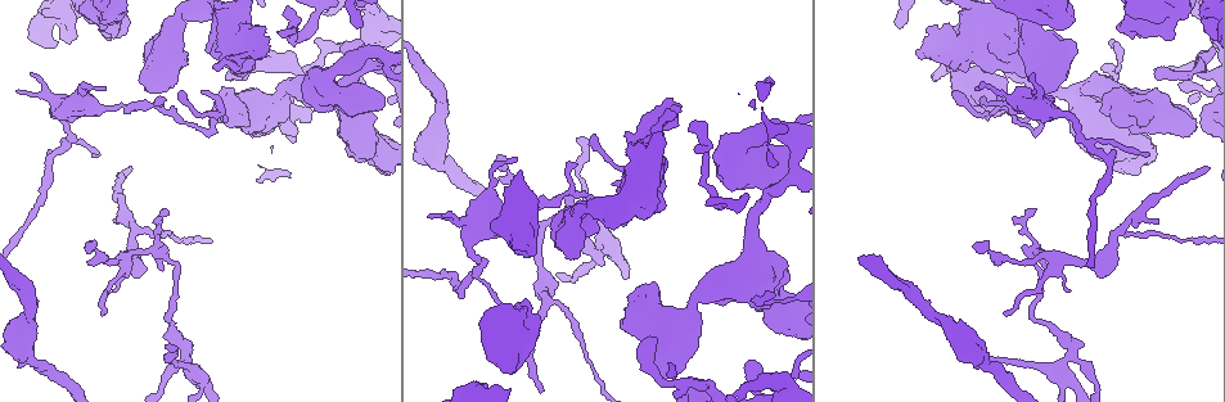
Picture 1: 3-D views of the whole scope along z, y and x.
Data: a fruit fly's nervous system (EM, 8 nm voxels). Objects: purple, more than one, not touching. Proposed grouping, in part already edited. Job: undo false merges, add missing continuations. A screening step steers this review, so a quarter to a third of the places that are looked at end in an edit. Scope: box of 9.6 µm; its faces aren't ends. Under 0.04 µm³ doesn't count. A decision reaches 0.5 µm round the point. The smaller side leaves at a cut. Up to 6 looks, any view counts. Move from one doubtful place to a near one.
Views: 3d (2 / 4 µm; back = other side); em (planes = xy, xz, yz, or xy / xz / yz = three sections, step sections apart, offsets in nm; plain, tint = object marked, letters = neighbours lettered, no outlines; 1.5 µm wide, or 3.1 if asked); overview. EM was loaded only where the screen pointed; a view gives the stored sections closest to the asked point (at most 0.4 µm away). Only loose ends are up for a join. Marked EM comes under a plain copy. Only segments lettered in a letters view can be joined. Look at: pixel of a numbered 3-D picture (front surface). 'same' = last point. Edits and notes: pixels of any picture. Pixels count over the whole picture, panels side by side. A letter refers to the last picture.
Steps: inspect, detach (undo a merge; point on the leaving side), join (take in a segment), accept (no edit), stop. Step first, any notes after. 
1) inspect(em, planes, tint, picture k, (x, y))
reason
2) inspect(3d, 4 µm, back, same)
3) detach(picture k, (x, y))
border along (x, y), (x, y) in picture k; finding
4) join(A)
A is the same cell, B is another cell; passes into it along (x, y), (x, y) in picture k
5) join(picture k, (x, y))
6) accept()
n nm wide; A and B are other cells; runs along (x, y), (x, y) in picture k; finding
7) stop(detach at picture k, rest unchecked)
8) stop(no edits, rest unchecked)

inspect(em, planes, tint, picture 1, (576, 140))
thin end

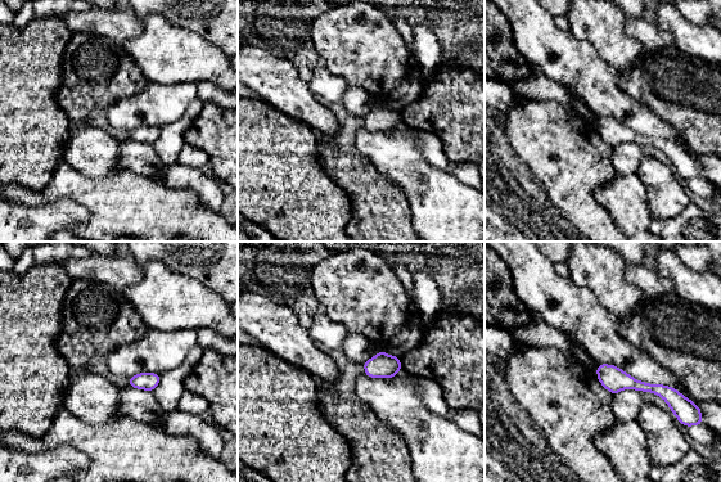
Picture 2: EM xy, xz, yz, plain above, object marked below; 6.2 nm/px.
inspect(em, planes, letters, same)

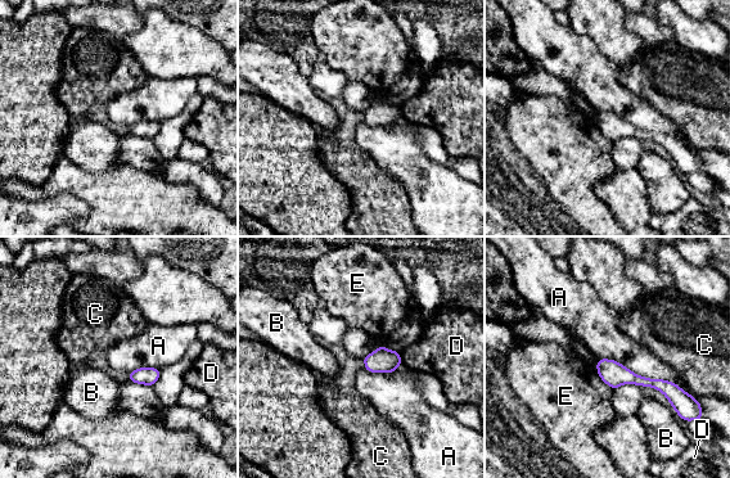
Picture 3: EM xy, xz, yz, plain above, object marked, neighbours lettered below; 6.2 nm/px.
accept()
A, B, C, D and E are other cells; runs along (599, 366), (617, 375), (675, 388) in picture 3; no lettered segment goes on from it

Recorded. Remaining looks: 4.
inspect(3d, 4 µm, picture 1, (1068, 292))
free end

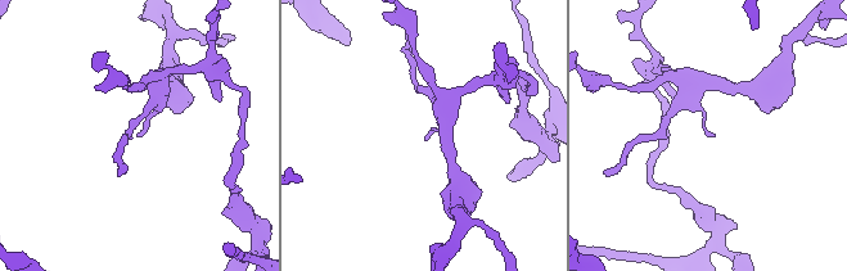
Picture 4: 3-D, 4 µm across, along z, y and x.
inspect(em, planes, letters, picture 4, (140, 134))
shape alone is not enough

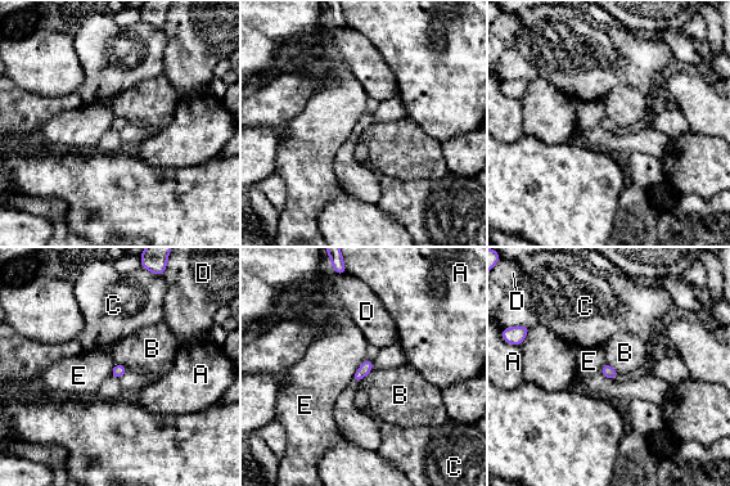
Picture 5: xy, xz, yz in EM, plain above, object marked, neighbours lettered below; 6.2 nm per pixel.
accept()
A, B, C, D and E are other cells; border along (372, 369), (355, 382) in picture 5; none of them fits

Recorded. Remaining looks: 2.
inspect(em, planes, letters, picture 1, (203, 91))
free end

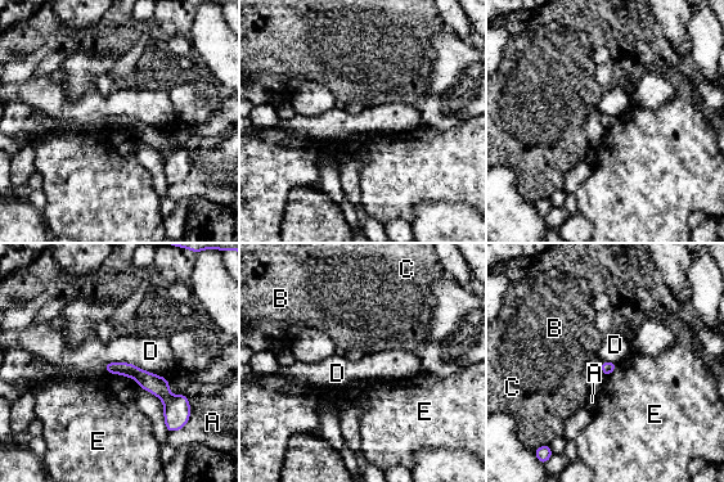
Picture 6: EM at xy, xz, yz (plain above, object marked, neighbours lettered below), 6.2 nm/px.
accept()
A, B, C, D and E are other cells; border along (102, 369), (130, 363), (163, 377) in picture 6; none of them fits

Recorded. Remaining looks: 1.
stop(no edits, rest unchecked)

